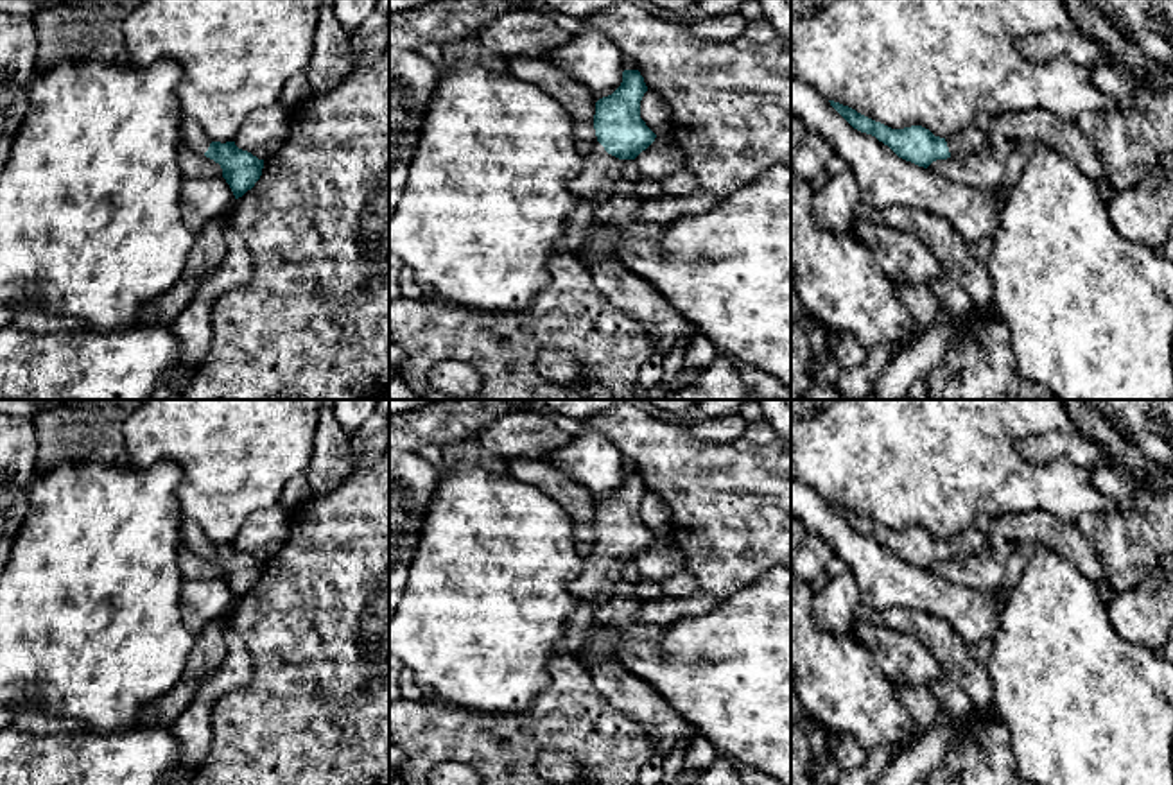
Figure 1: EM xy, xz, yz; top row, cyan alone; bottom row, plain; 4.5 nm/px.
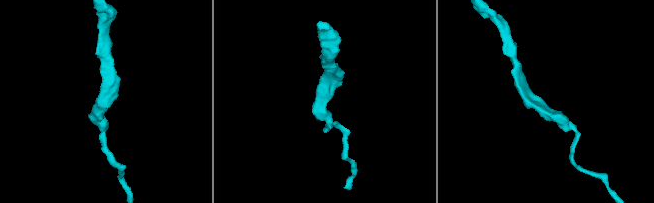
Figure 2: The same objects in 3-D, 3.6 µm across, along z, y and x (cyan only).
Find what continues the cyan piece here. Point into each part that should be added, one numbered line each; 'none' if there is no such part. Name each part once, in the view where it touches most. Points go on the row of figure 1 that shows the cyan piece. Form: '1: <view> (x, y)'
1: xz (601, 171)

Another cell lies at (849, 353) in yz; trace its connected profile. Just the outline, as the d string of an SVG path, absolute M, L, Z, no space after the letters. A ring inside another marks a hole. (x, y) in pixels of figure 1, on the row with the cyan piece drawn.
M821 321L818 324L823 335L829 333L834 339L834 357L841 371L854 369L865 362L868 349L850 332L827 328Z

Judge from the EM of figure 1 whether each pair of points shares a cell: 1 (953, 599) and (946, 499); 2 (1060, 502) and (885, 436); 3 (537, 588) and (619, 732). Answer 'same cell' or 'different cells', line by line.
1: different cells
2: same cell
3: different cells

